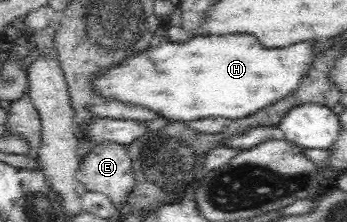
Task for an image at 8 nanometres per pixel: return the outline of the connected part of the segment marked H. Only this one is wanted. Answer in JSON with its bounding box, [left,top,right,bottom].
[87,33,313,123]

